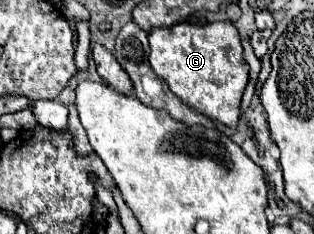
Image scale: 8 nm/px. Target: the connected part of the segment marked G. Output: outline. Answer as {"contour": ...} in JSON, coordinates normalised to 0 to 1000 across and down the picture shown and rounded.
{"contour":[[[573,94],[541,120],[490,120],[471,171],[471,248],[490,308],[516,325],[592,453],[713,538],[758,530],[764,427],[796,325],[796,282],[771,239],[764,145],[739,94],[675,94],[650,111]]]}

